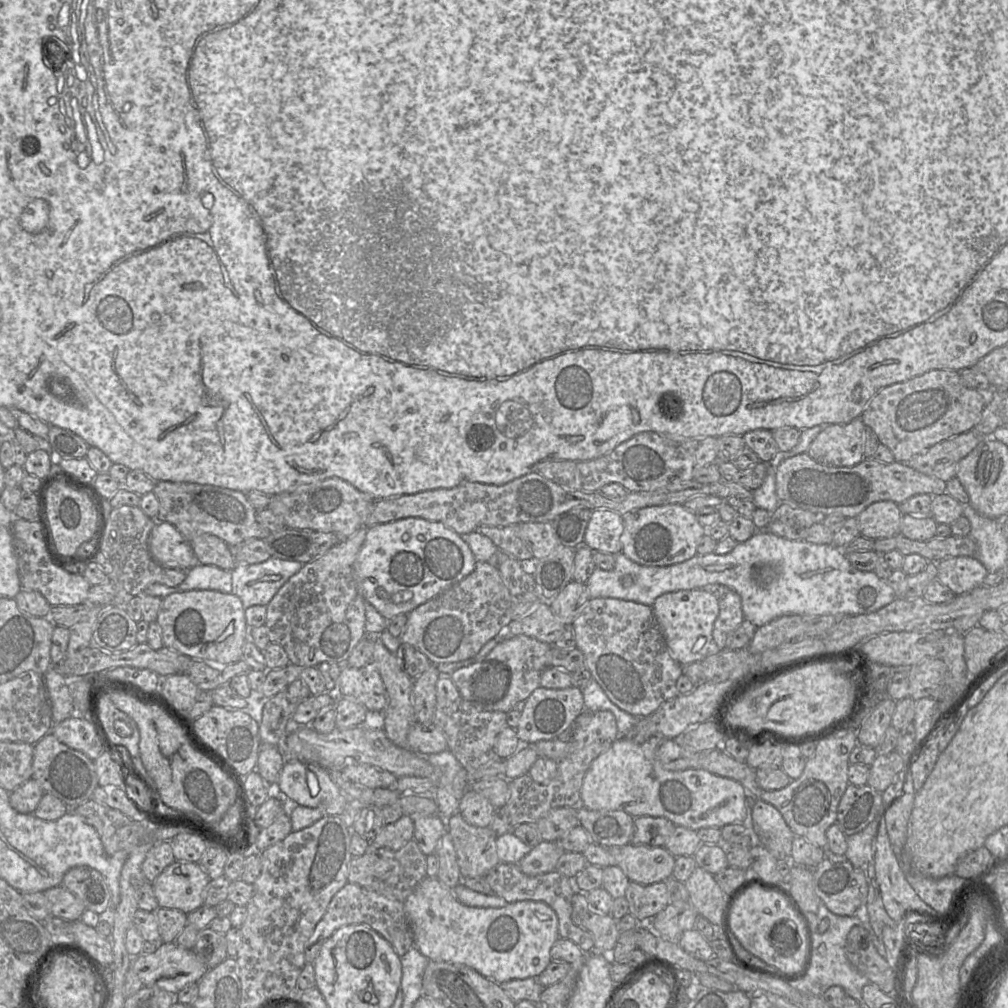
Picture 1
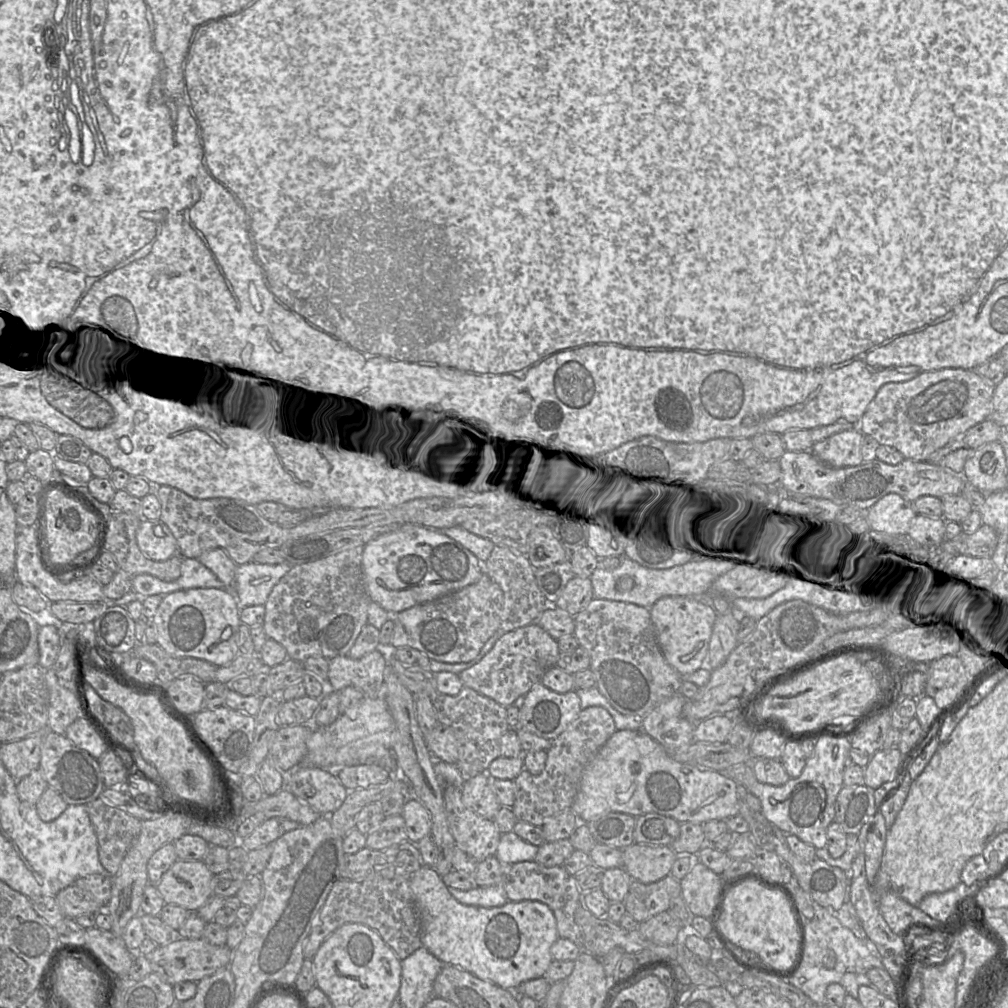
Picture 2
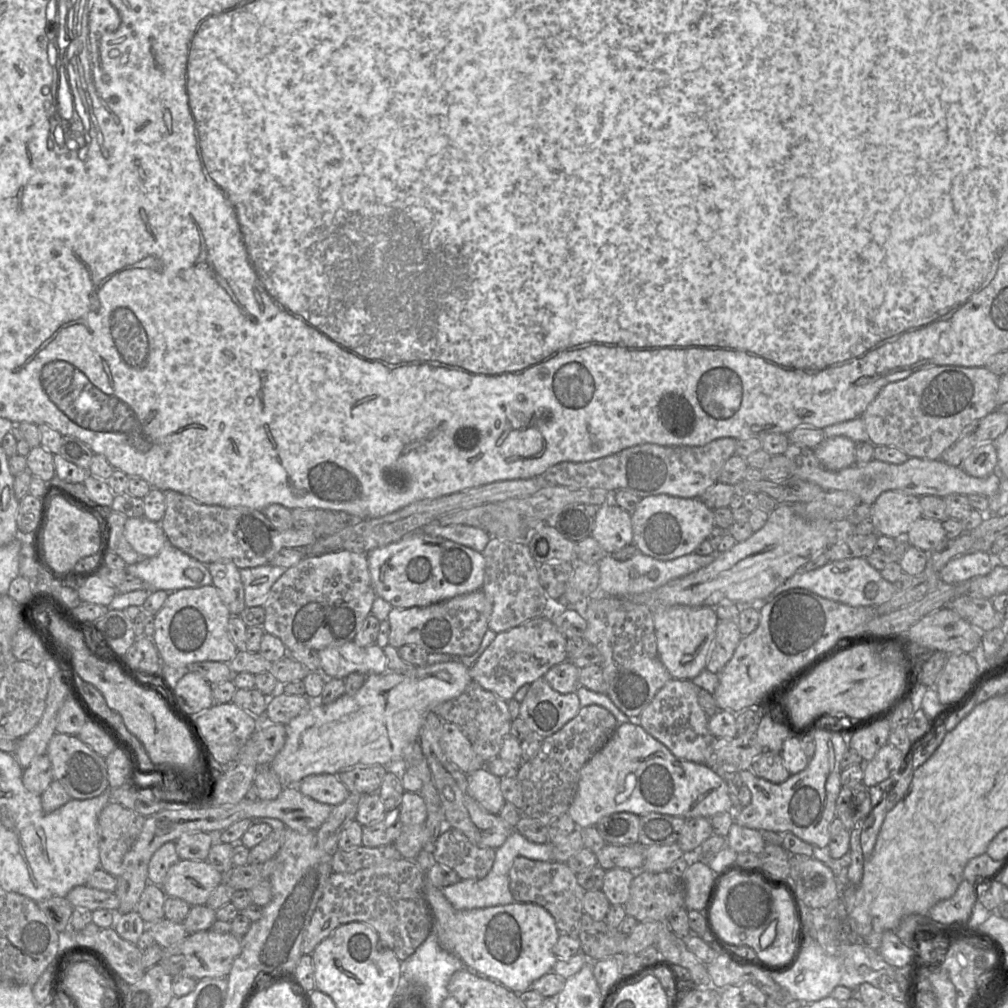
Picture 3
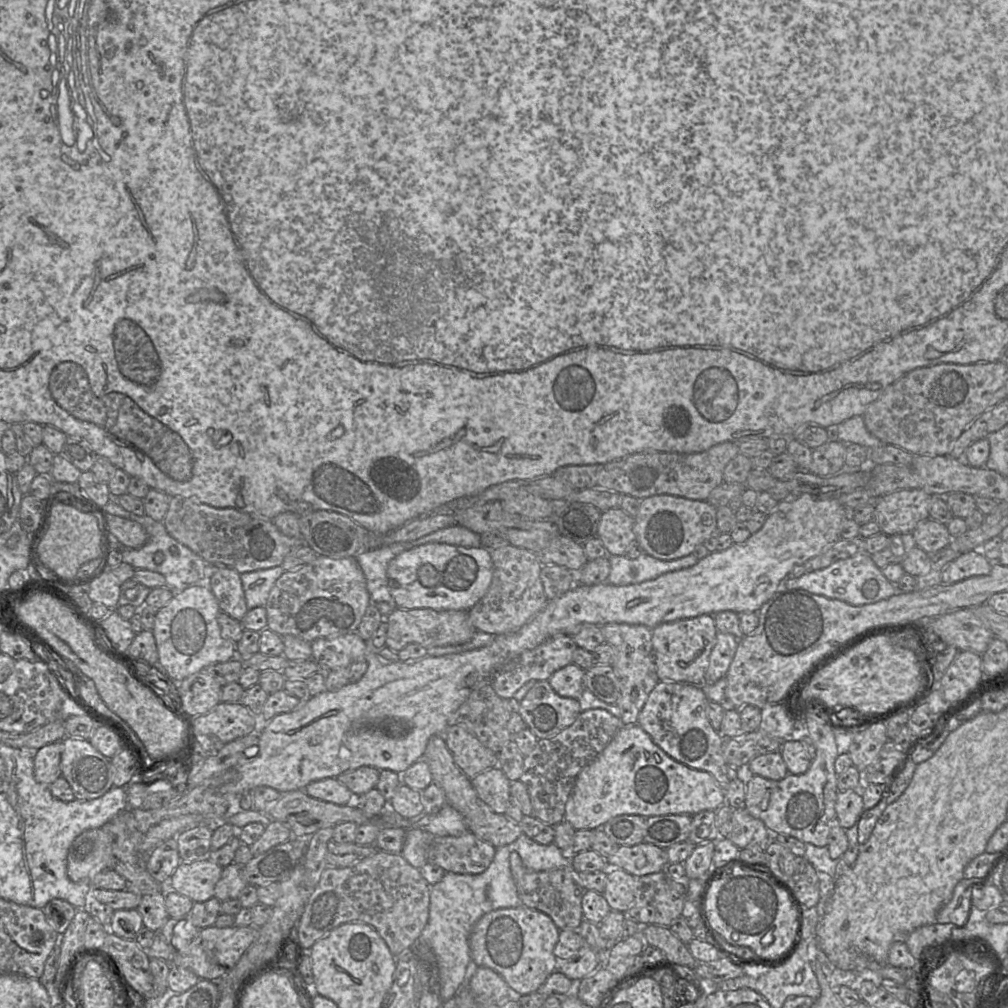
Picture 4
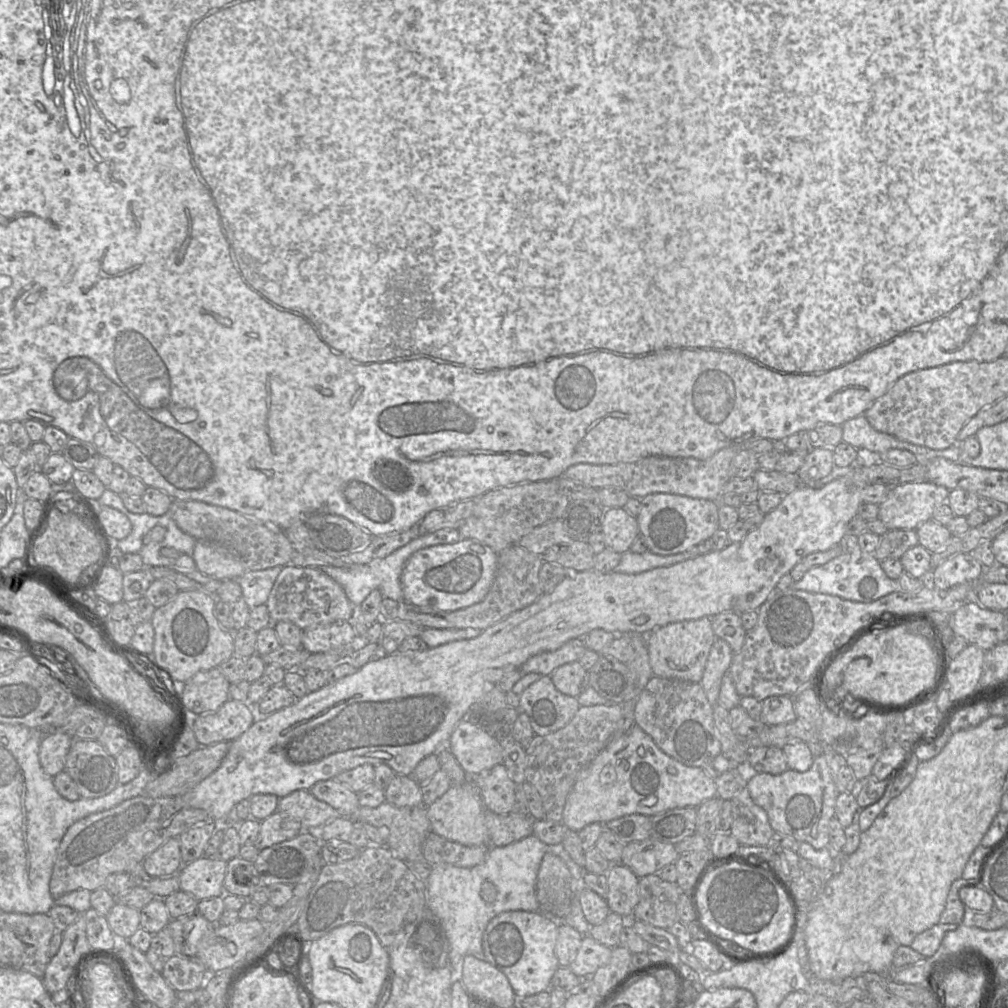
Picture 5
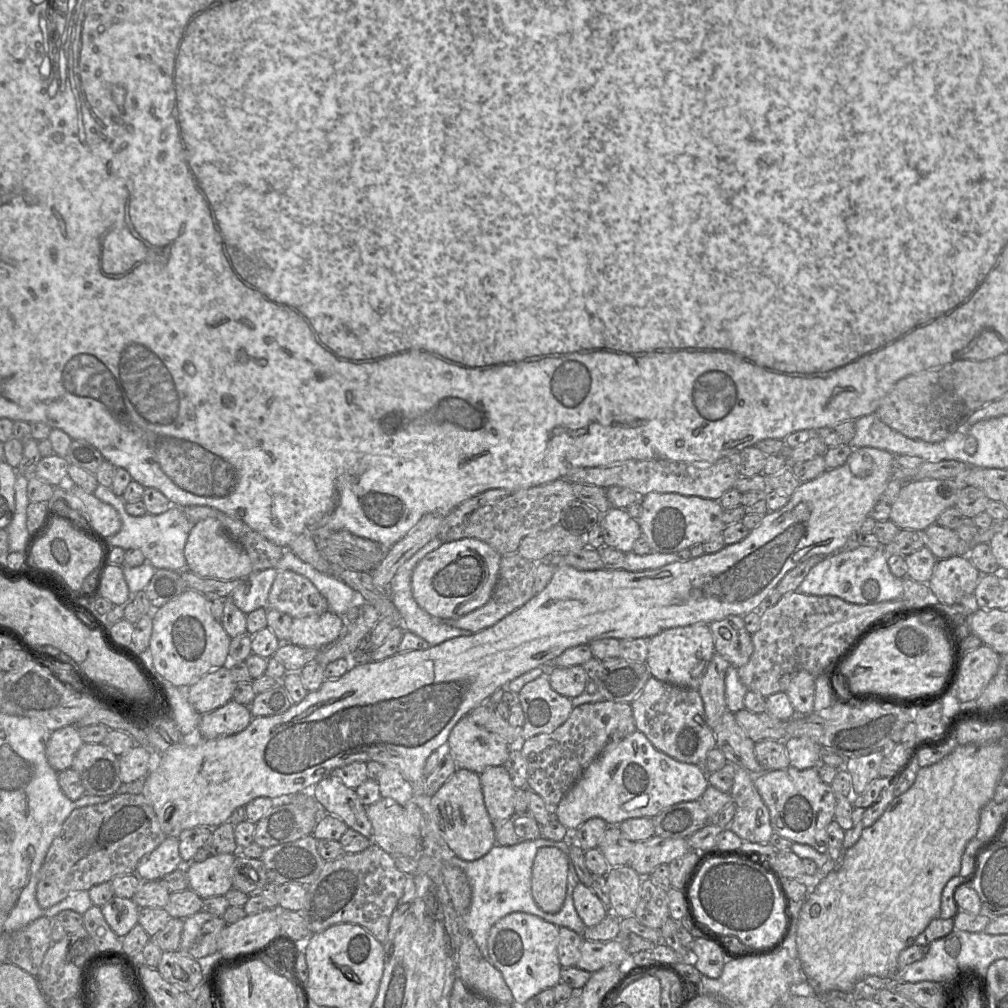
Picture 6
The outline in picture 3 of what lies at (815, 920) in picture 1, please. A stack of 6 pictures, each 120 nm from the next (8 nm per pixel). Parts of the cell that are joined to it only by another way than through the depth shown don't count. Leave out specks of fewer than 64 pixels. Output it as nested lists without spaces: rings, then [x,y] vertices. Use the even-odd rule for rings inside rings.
[[[807,938],[798,962],[792,970],[783,974],[771,974],[772,979],[783,988],[786,997],[802,1003],[813,1003],[831,995],[837,986],[845,986],[852,991],[862,983],[868,983],[858,972],[859,965],[869,961],[860,945],[841,945],[838,954],[829,955],[812,938]]]

